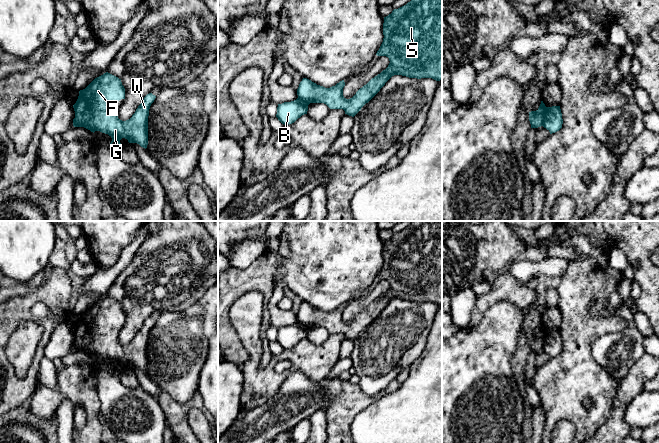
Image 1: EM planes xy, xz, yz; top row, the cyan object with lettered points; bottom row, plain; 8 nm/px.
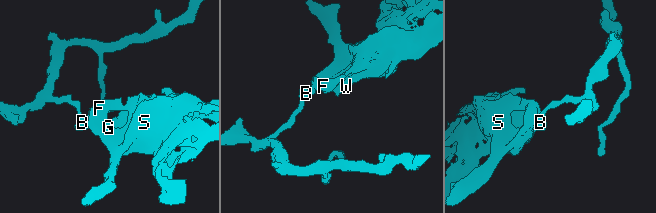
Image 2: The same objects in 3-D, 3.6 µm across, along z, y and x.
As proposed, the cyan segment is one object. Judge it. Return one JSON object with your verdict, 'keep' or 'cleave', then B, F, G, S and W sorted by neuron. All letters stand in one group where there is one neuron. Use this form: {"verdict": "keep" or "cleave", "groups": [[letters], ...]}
{"verdict": "cleave", "groups": [["B"], ["F", "G", "S", "W"]]}

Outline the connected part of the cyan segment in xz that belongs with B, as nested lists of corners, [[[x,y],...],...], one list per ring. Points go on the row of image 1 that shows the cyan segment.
[[[299,98],[291,102],[278,104],[276,117],[284,125],[292,124],[302,115],[307,114],[308,105]]]

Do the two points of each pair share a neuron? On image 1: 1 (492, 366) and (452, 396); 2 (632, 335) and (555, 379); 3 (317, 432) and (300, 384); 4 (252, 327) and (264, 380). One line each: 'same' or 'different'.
1: same
2: different
3: different
4: same

